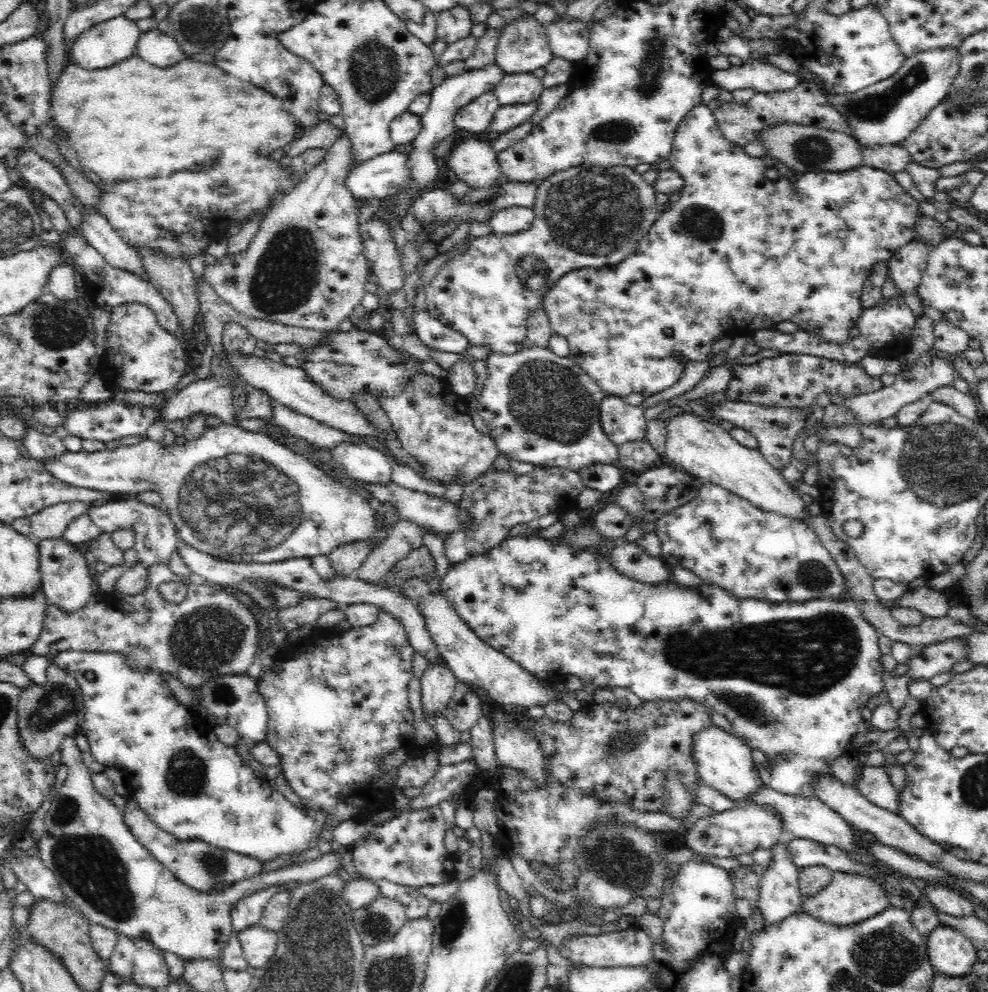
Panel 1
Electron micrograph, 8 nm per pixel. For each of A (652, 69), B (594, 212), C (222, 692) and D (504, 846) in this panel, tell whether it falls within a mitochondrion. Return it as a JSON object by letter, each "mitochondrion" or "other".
{"A":"mitochondrion","B":"mitochondrion","C":"mitochondrion","D":"other"}

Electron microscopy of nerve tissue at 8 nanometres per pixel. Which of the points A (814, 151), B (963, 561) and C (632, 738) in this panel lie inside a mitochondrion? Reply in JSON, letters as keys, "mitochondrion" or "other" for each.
{"A":"mitochondrion","B":"other","C":"mitochondrion"}

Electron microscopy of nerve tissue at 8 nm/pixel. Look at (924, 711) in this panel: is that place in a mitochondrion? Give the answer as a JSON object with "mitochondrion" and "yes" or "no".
{"mitochondrion":"no"}

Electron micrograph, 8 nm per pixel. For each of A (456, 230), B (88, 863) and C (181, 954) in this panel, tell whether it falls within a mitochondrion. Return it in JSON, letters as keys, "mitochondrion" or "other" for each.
{"A":"other","B":"mitochondrion","C":"other"}

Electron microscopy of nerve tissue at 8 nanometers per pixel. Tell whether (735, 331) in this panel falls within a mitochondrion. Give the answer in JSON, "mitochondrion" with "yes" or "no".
{"mitochondrion":"no"}

